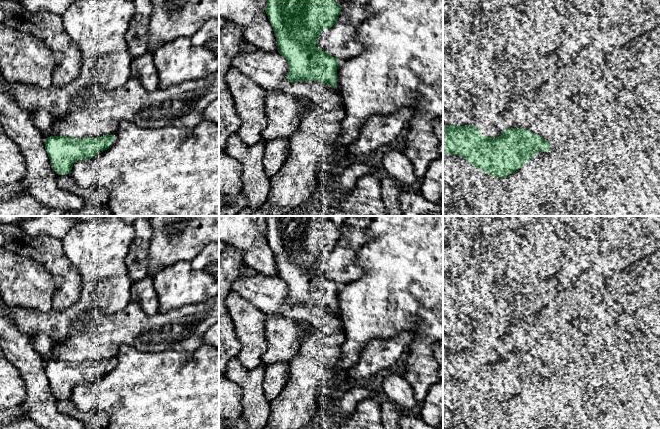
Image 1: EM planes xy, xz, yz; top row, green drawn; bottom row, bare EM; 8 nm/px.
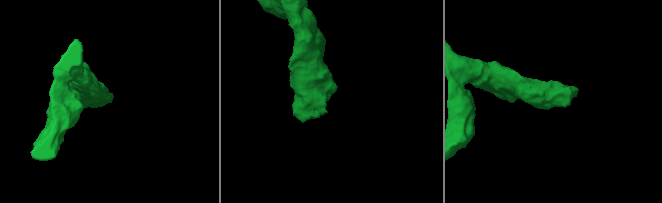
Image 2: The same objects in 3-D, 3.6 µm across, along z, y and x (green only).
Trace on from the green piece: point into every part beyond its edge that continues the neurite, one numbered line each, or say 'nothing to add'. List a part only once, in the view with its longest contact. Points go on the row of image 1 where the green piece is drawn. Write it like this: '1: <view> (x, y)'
1: yz (586, 120)

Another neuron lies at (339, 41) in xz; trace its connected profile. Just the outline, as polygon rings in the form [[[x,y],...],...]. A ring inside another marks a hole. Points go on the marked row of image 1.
[[[336,22],[332,27],[323,29],[316,40],[316,47],[327,51],[331,56],[340,60],[346,60],[359,55],[366,47],[356,40],[357,26]]]

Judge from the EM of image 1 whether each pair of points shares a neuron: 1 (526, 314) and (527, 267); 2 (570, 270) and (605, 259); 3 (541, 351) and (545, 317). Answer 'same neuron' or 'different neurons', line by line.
1: same neuron
2: same neuron
3: same neuron

